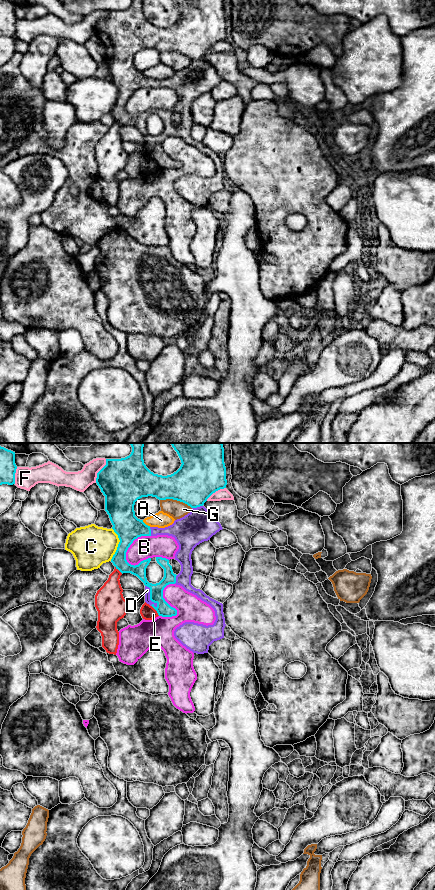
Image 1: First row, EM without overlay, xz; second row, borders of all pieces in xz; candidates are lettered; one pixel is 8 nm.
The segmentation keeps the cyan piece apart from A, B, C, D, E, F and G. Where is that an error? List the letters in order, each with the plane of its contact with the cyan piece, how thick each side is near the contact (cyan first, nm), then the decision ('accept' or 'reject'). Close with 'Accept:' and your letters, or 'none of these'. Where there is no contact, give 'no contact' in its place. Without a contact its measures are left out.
A: meets cyan in xz; 220 nm thick on the cyan side, 130 nm on the other; reject
B: meets cyan in xz; 220 nm thick on the cyan side, 190 nm on the other; reject
C: meets cyan in xz; 220 nm thick on the cyan side, 320 nm on the other; reject
D: meets cyan in xz; 120 nm thick on the cyan side, 50 nm on the other; accept
E: meets cyan in xz; 120 nm thick on the cyan side, 120 nm on the other; reject
F: meets cyan in xz; 380 nm thick on the cyan side, 160 nm on the other; reject
G: meets cyan in xz; 340 nm thick on the cyan side, 140 nm on the other; reject
Accept: D

